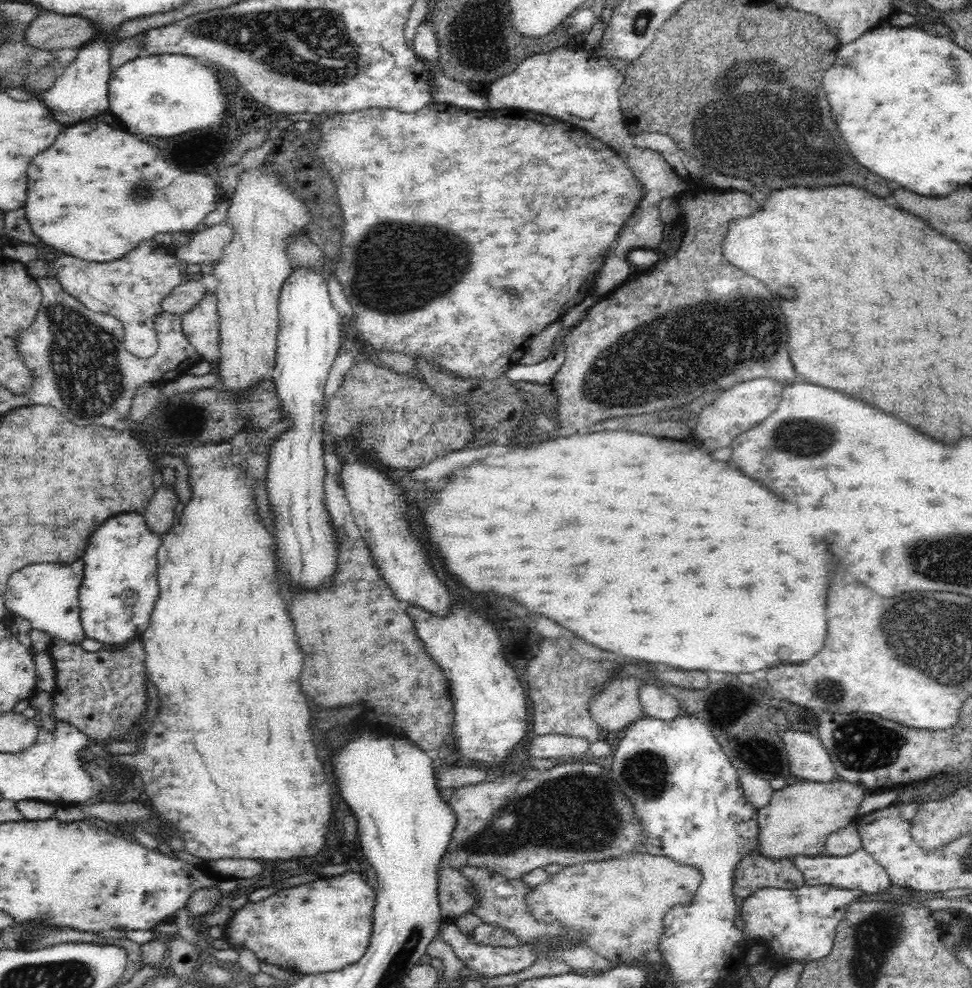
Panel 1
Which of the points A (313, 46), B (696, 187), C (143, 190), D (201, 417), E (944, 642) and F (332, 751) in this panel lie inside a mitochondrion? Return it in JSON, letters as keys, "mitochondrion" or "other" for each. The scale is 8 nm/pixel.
{"A":"mitochondrion","B":"other","C":"mitochondrion","D":"mitochondrion","E":"mitochondrion","F":"other"}

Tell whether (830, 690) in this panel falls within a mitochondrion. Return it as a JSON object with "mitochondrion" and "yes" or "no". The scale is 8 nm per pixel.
{"mitochondrion":"yes"}

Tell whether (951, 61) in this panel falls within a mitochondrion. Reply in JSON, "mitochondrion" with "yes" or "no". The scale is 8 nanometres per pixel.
{"mitochondrion":"yes"}

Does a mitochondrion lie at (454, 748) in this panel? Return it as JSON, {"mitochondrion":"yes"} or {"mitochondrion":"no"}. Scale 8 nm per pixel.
{"mitochondrion":"no"}

